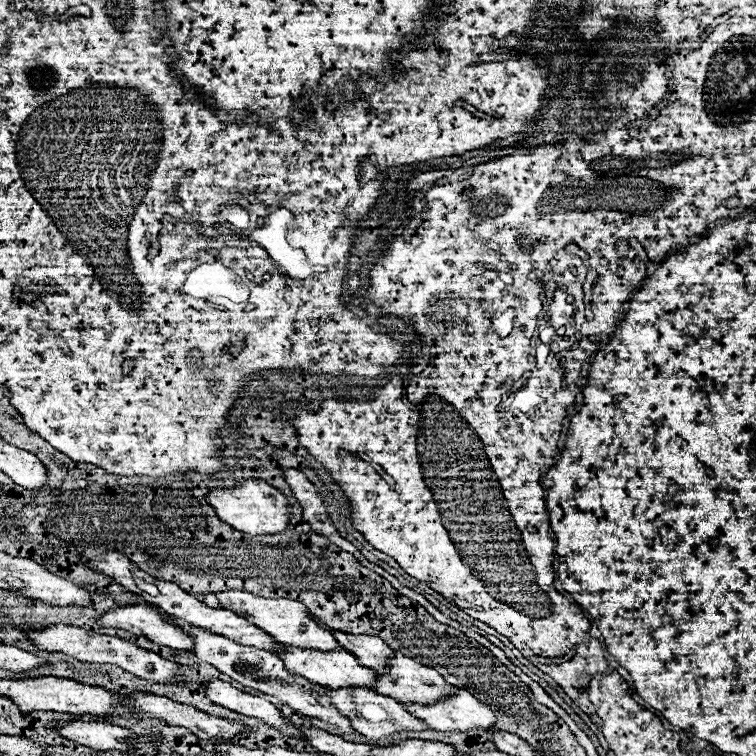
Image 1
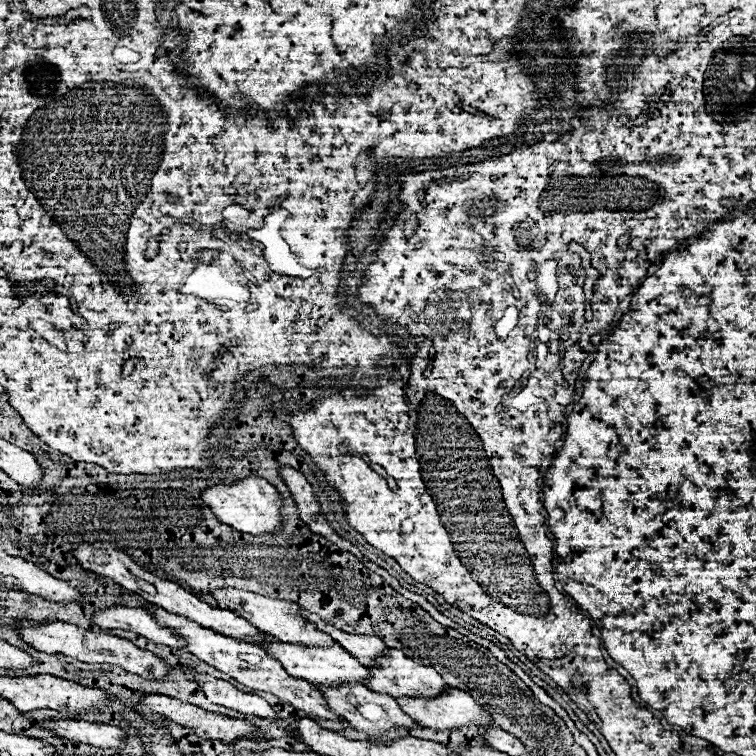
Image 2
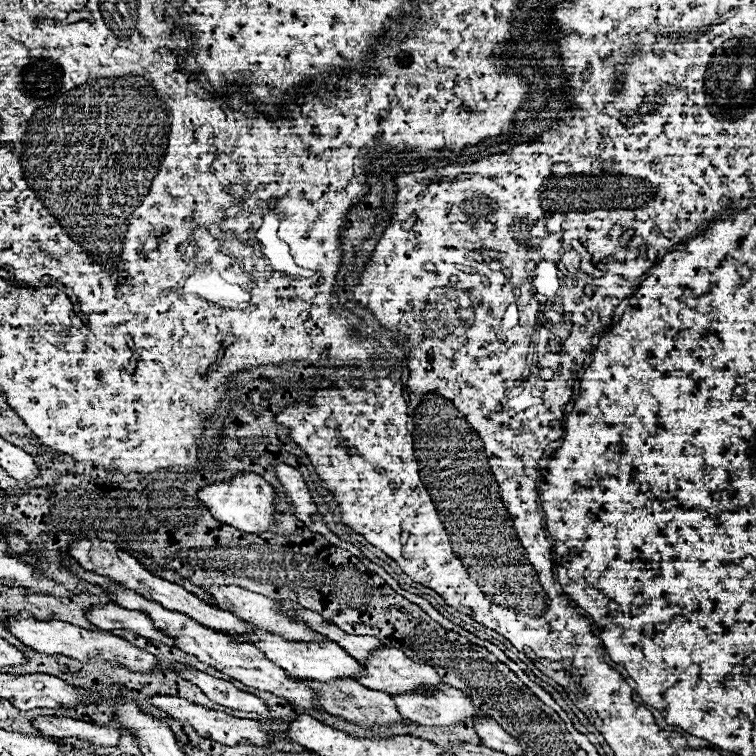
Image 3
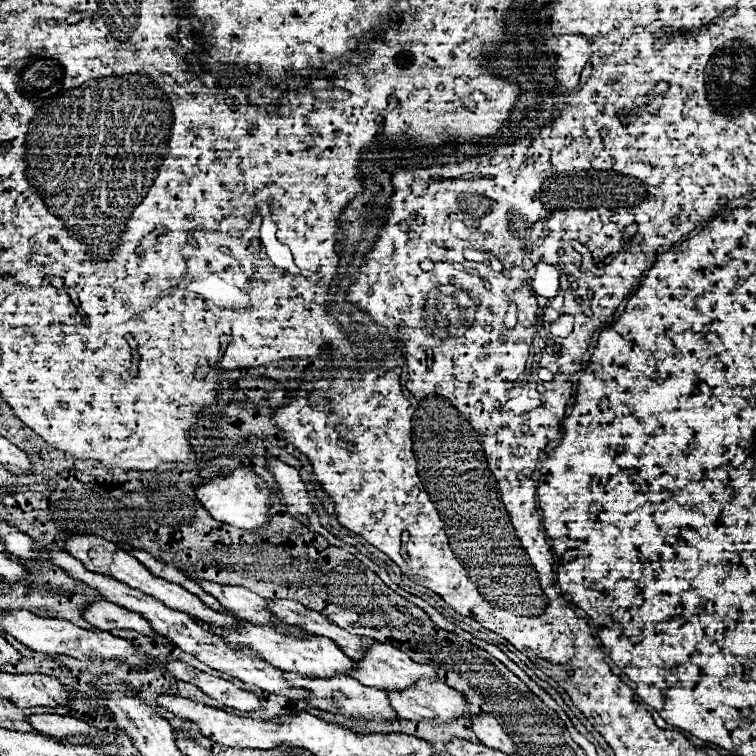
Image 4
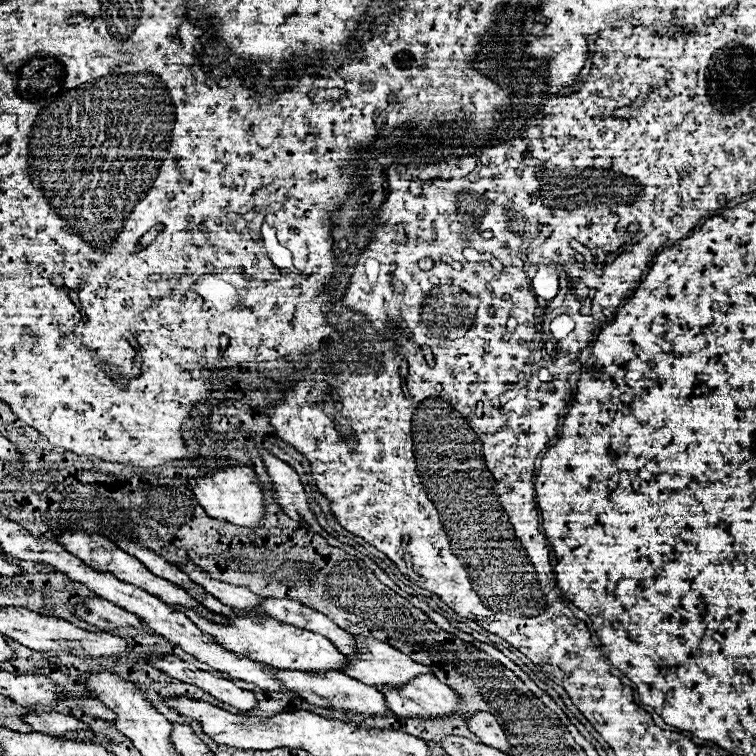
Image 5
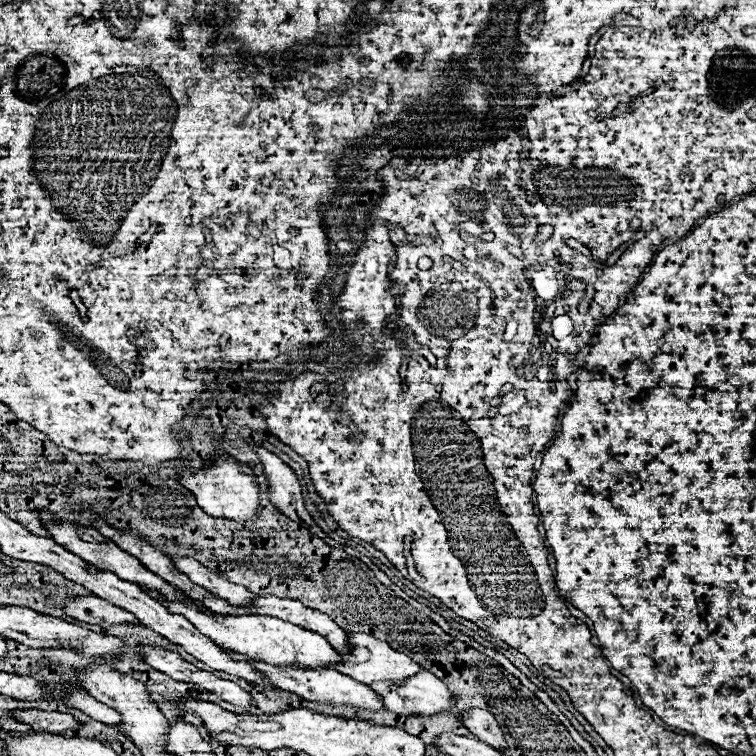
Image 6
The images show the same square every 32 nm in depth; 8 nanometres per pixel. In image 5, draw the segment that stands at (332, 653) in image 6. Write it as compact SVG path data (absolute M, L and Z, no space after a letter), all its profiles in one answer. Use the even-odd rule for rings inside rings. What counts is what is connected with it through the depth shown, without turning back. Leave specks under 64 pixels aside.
M180 610L180 612L186 612L188 618L192 618L192 622L196 622L196 626L200 626L200 630L204 630L206 634L220 638L220 642L224 642L224 646L228 646L228 650L236 650L240 654L252 654L252 658L256 658L258 662L266 662L272 668L326 674L332 670L342 672L350 664L346 660L346 656L342 652L338 652L336 646L328 638L302 630L302 628L294 628L294 626L274 620L274 618L268 618L264 622L258 622L254 618L232 618L232 622L228 622L228 624L212 624L206 618L192 614L192 610Z

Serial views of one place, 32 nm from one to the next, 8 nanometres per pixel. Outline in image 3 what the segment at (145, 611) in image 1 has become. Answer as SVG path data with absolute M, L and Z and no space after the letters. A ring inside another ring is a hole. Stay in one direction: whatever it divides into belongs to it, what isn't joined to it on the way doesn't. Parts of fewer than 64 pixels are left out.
M106 604L106 606L96 606L90 614L88 620L98 626L100 630L132 630L144 638L150 638L154 642L162 642L166 646L176 646L176 640L168 636L164 630L158 630L152 622L152 618L140 610L128 610L118 604Z

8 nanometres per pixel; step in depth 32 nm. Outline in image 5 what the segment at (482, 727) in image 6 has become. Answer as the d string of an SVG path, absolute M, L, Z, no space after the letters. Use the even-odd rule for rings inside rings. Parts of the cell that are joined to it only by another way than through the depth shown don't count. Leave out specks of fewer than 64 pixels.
M474 712L468 718L468 728L480 738L482 744L492 746L496 750L504 750L504 752L512 750L510 742L504 736L504 730L500 728L500 724L496 722L496 718L492 714L488 714L488 712Z

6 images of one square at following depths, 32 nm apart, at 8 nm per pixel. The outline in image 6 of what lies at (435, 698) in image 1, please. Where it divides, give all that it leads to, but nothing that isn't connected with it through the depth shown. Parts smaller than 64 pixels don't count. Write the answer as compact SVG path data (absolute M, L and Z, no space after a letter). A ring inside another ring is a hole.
M350 634L350 642L352 642L352 652L344 654L342 656L344 662L336 664L334 668L340 670L342 674L348 674L350 678L356 678L358 682L364 682L364 684L374 684L374 682L382 682L382 680L388 680L388 682L404 682L410 676L426 670L420 664L412 662L406 654L396 652L386 642L376 640L370 634Z

